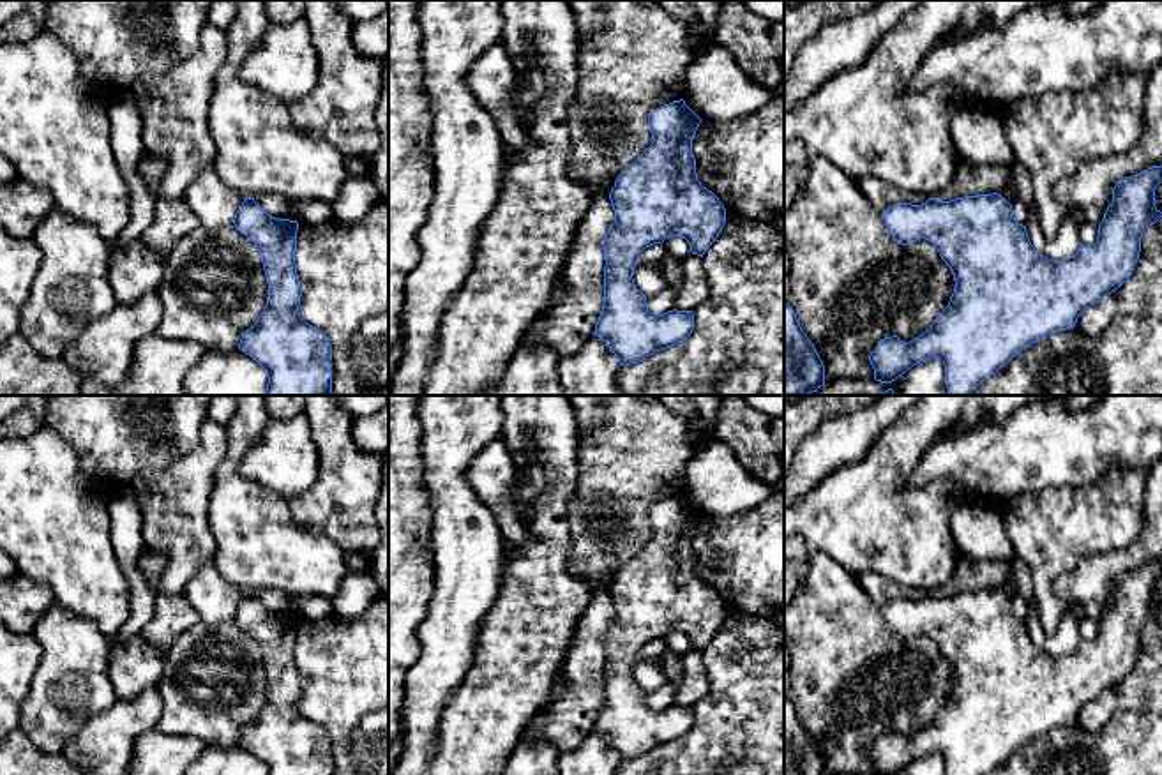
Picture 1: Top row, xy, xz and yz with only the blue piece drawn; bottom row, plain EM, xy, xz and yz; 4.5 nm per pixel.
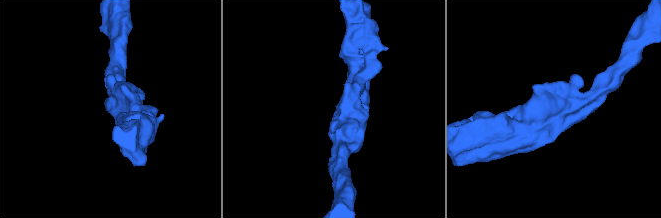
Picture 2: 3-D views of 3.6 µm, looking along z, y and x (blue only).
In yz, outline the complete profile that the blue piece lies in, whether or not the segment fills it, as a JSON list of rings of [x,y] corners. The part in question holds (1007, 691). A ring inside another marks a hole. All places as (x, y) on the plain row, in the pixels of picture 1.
[[[1162,561],[1118,576],[1113,598],[1098,620],[1097,637],[1081,639],[1074,651],[1061,657],[1049,655],[1031,641],[1026,621],[1015,616],[1012,600],[998,588],[950,597],[929,593],[922,600],[897,598],[883,606],[885,620],[899,639],[925,634],[938,644],[954,669],[955,683],[929,726],[909,738],[897,731],[879,736],[869,750],[874,775],[897,775],[932,754],[943,757],[945,775],[985,775],[1033,738],[1074,724],[1086,704],[1130,674],[1143,628],[1162,613],[1155,602],[1160,577]]]

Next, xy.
[[[247,593],[233,620],[258,643],[268,680],[267,701],[242,729],[238,745],[256,756],[268,775],[332,775],[332,741],[327,731],[298,710],[298,618],[272,613],[254,593]]]

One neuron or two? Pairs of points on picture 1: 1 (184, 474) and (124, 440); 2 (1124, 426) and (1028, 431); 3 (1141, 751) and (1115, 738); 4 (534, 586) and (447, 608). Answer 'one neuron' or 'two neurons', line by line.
1: two neurons
2: one neuron
3: one neuron
4: two neurons

